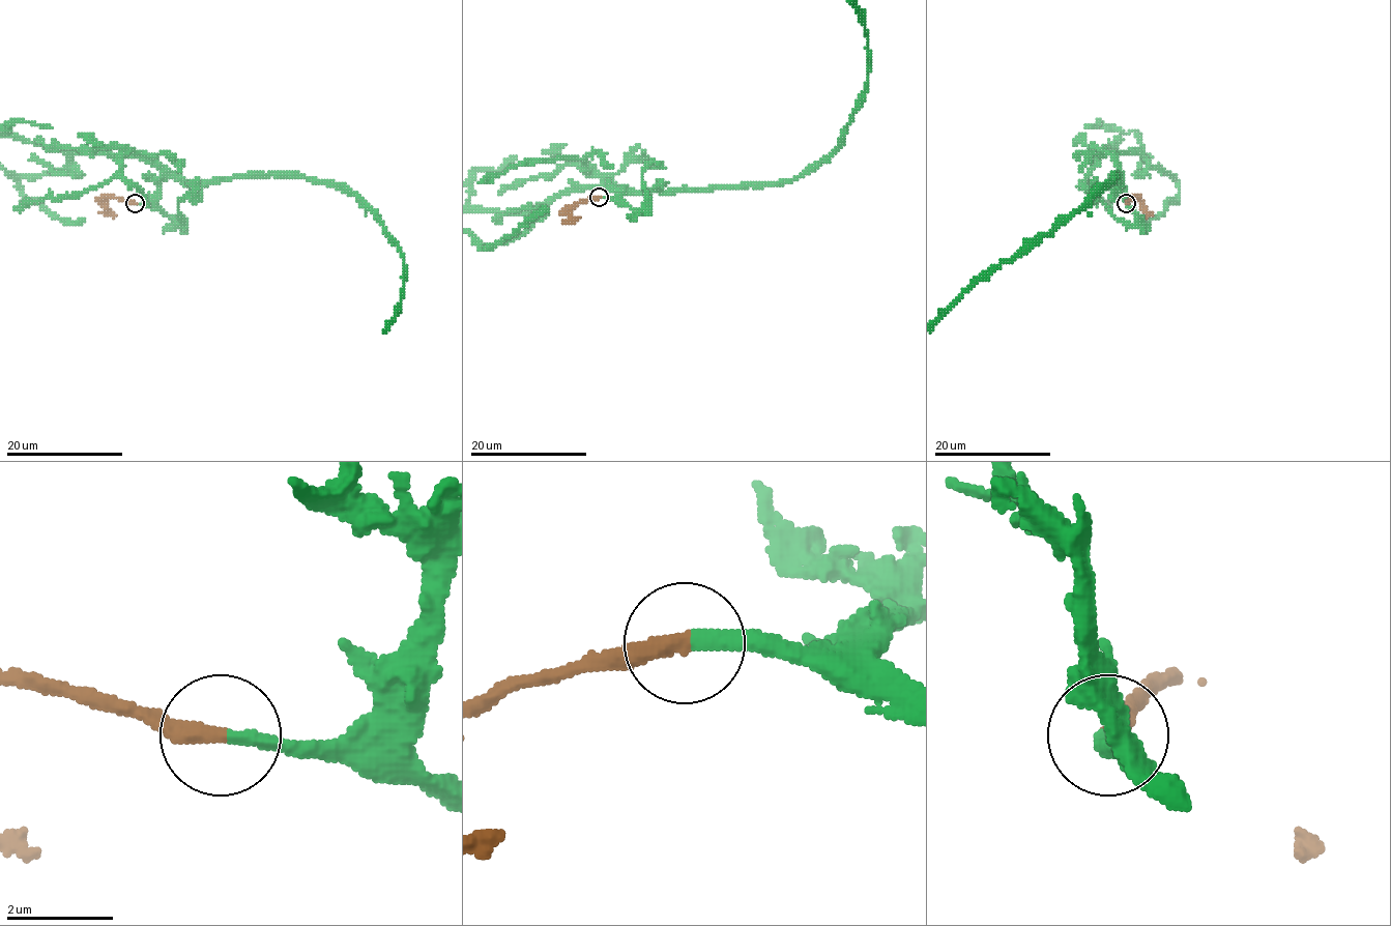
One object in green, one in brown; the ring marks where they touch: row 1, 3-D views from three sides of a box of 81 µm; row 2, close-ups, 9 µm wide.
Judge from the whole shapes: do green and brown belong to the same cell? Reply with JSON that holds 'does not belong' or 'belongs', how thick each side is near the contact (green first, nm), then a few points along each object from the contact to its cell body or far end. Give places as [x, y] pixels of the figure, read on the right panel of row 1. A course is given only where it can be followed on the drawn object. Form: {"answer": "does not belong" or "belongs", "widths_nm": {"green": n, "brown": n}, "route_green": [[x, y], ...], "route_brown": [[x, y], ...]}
{"answer": "belongs", "widths_nm": {"green": 280, "brown": 360}, "route_brown": [[1127, 203], [1137, 197], [1148, 216]]}

